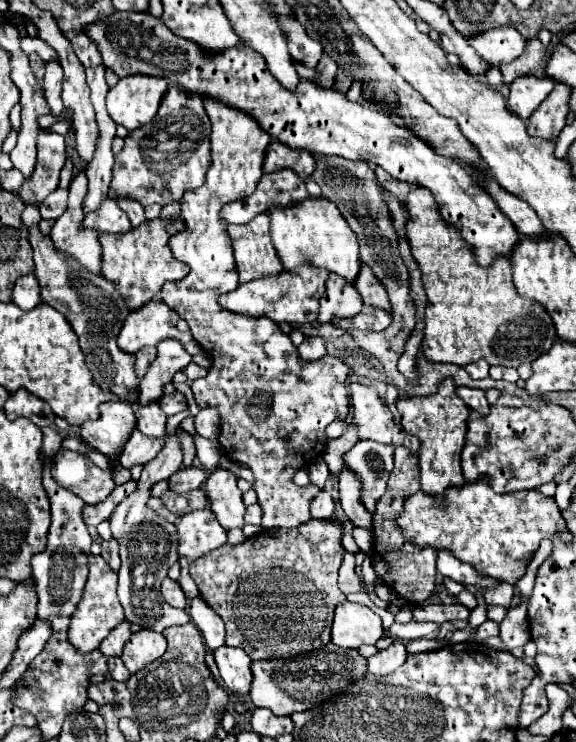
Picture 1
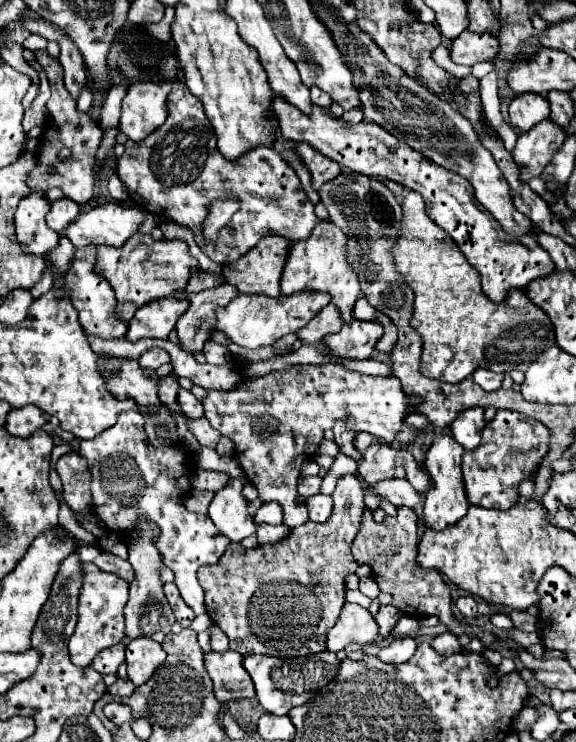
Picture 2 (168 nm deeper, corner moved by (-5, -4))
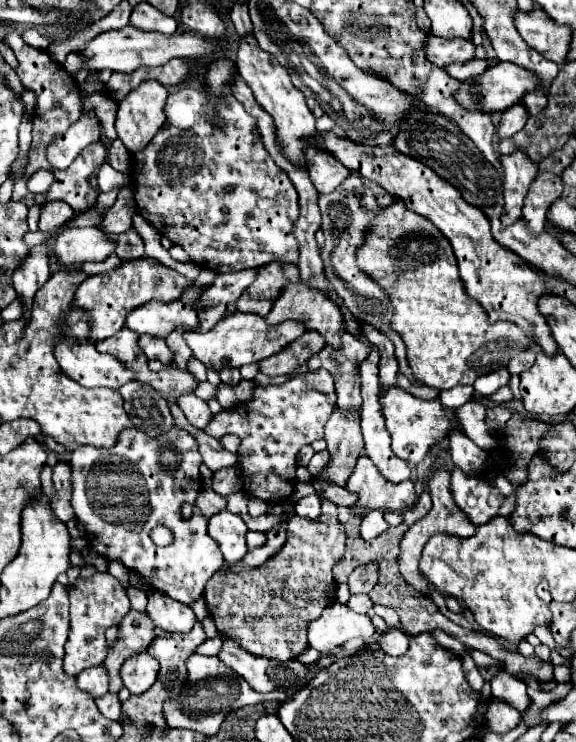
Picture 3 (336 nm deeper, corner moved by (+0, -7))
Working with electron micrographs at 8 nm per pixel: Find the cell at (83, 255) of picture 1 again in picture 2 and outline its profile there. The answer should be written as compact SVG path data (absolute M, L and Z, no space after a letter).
M79 247L75 249L73 261L69 269L65 271L65 285L69 287L69 297L73 307L79 311L79 323L89 335L99 335L103 339L121 339L127 333L127 323L117 319L115 315L115 293L109 287L109 281L95 273L95 261L97 261L97 249L95 247Z

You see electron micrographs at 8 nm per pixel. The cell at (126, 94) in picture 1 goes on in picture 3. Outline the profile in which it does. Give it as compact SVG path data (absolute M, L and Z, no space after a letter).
M144 80L136 90L132 90L122 102L118 102L118 118L116 118L116 130L118 140L126 146L130 154L144 150L144 146L156 136L160 126L164 124L164 104L168 98L168 90L164 84L156 80Z

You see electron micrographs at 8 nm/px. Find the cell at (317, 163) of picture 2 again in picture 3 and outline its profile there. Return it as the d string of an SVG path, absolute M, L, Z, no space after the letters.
M310 146L306 148L306 158L308 158L310 180L320 194L334 192L336 186L340 186L350 174L350 170L326 150Z

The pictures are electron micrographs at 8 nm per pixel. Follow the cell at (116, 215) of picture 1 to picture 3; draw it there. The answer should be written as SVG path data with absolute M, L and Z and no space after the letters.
M68 228L56 236L52 254L60 264L82 264L82 262L102 262L108 254L116 250L116 242L110 240L100 228Z

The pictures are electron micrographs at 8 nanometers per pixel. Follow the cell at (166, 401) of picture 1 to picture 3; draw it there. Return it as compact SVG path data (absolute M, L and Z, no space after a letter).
M184 394L178 400L178 406L184 412L184 416L188 418L188 422L192 426L196 426L198 430L204 430L204 426L212 420L212 412L210 412L208 404L204 400L200 400L198 396L194 396L194 394Z

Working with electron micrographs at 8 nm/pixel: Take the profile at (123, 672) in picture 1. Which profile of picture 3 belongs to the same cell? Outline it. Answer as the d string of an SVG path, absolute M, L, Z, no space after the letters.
M104 694L102 698L96 700L96 706L98 710L110 718L110 720L118 720L120 718L120 700L118 700L118 694Z

